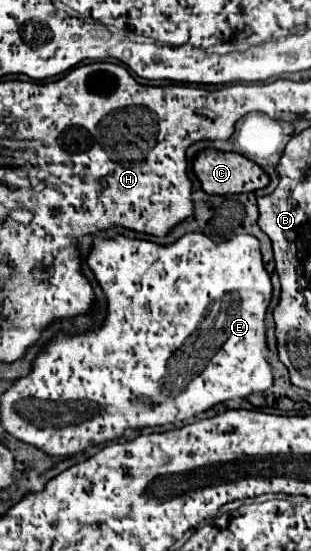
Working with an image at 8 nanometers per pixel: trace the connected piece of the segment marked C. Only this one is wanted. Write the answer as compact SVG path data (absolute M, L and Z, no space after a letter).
M204 150L194 160L194 174L210 196L242 194L266 188L268 174L252 160L234 152Z

